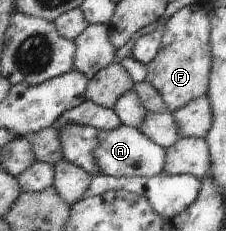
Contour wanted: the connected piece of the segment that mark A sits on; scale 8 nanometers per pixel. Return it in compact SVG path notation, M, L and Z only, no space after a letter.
M121 124L112 130L99 130L96 133L97 147L92 151L94 162L101 176L156 176L161 173L165 163L165 148L153 143L137 128Z

